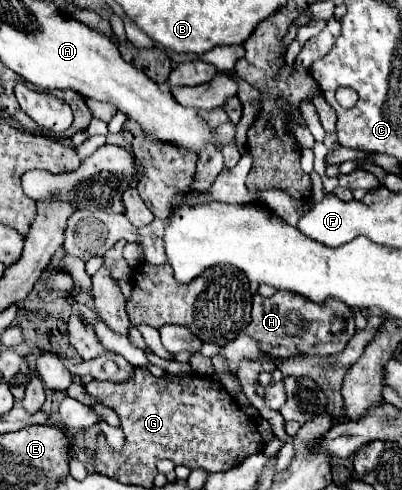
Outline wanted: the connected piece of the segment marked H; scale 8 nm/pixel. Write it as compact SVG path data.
M277 290L271 298L263 298L259 294L253 296L251 324L245 328L245 332L271 358L291 358L299 354L331 356L339 354L353 338L355 324L353 310L341 300L327 298L325 302L317 304L301 294Z

